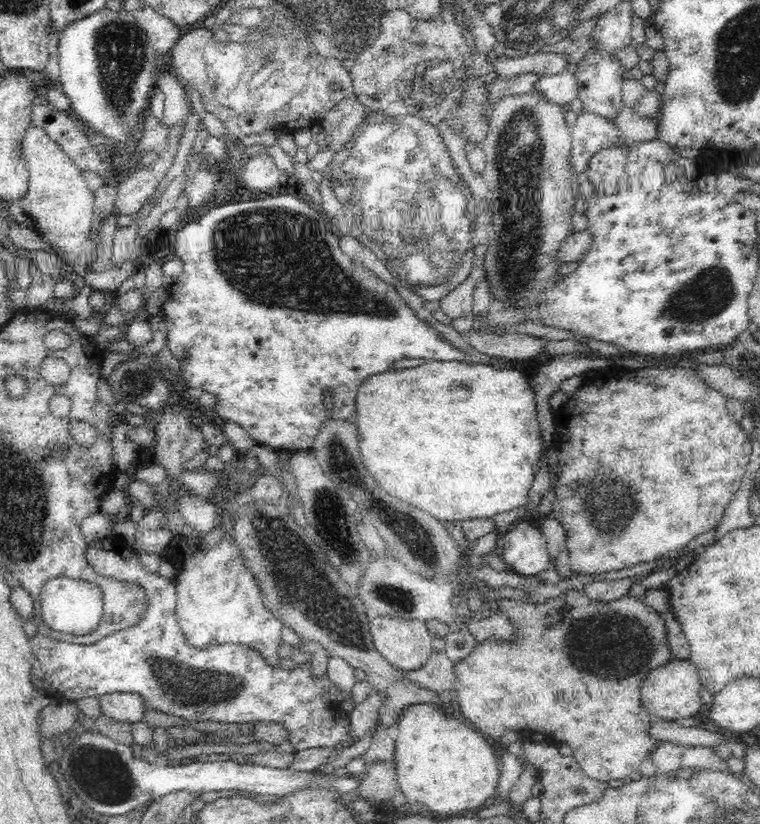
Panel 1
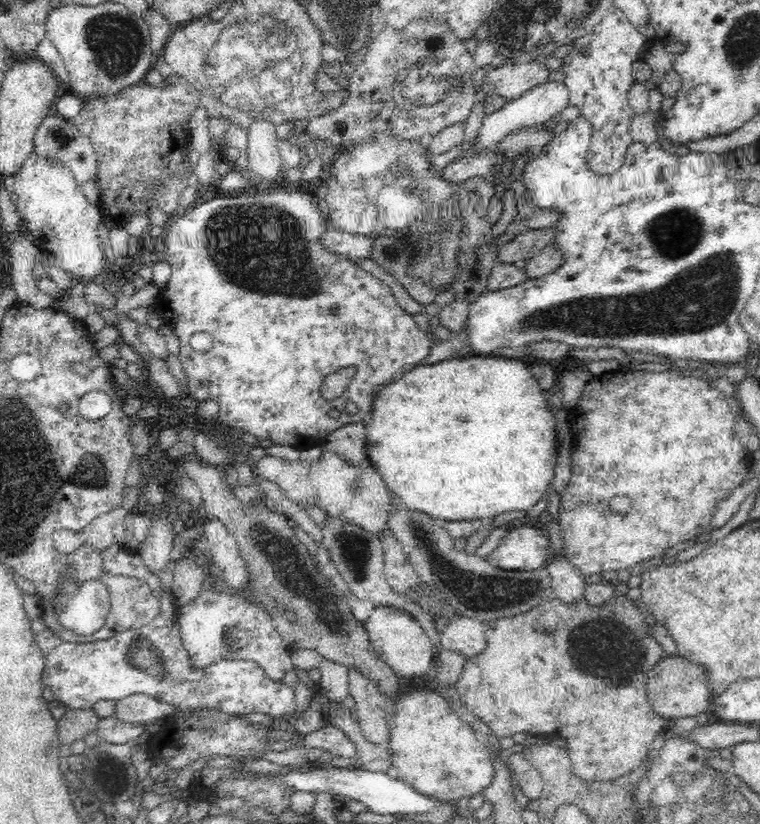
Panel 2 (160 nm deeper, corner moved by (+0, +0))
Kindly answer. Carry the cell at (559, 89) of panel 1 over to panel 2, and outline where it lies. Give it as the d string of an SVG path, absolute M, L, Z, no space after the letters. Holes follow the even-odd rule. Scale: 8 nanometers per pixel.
M548 81L540 86L534 86L534 88L526 90L520 98L504 103L500 110L483 118L480 134L478 134L476 144L474 144L474 150L470 150L468 154L464 154L464 158L476 156L476 154L493 152L496 146L511 133L516 133L520 128L530 128L534 124L543 124L547 120L550 120L550 118L554 118L556 114L559 114L561 110L564 110L569 105L568 101L569 88L566 88L564 82Z

